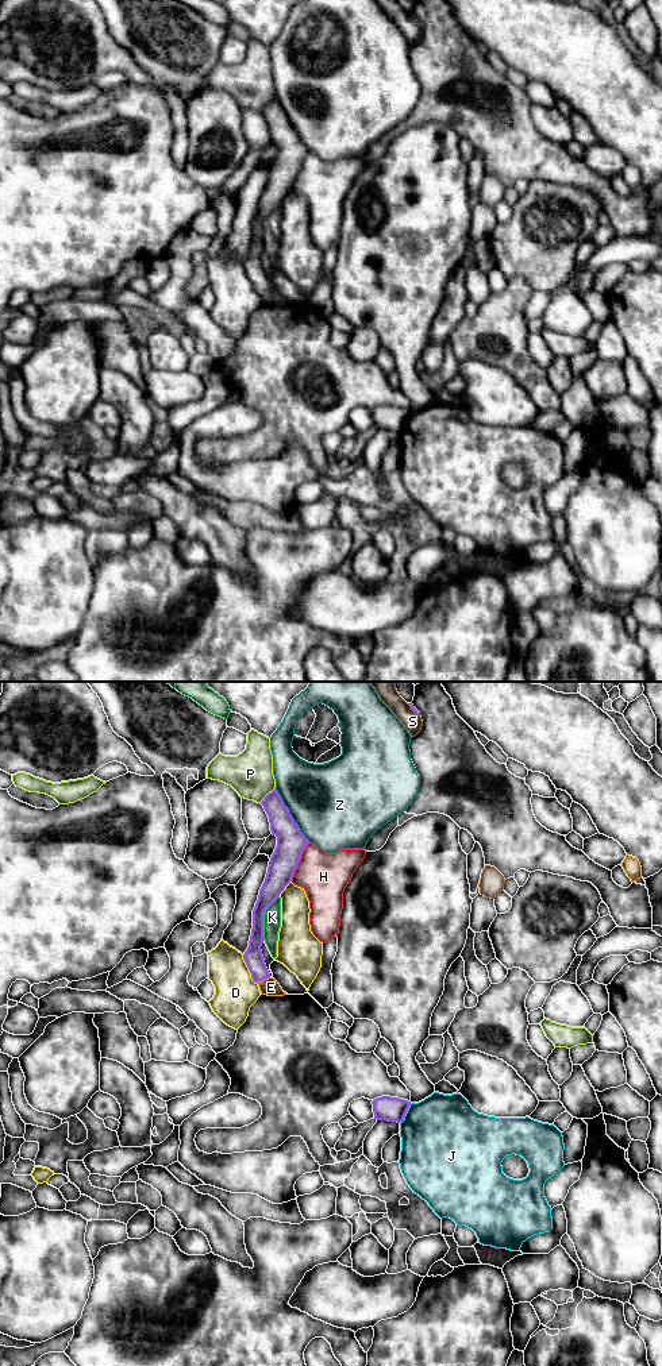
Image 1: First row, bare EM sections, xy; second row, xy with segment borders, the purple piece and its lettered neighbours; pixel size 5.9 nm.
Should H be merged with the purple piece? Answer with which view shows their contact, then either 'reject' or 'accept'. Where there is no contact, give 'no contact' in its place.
contact in xy; reject

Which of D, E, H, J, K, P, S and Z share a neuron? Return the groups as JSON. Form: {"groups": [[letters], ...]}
{"groups": [["D"], ["E"], ["H"], ["J"], ["K"], ["P"], ["S"], ["Z"]]}

